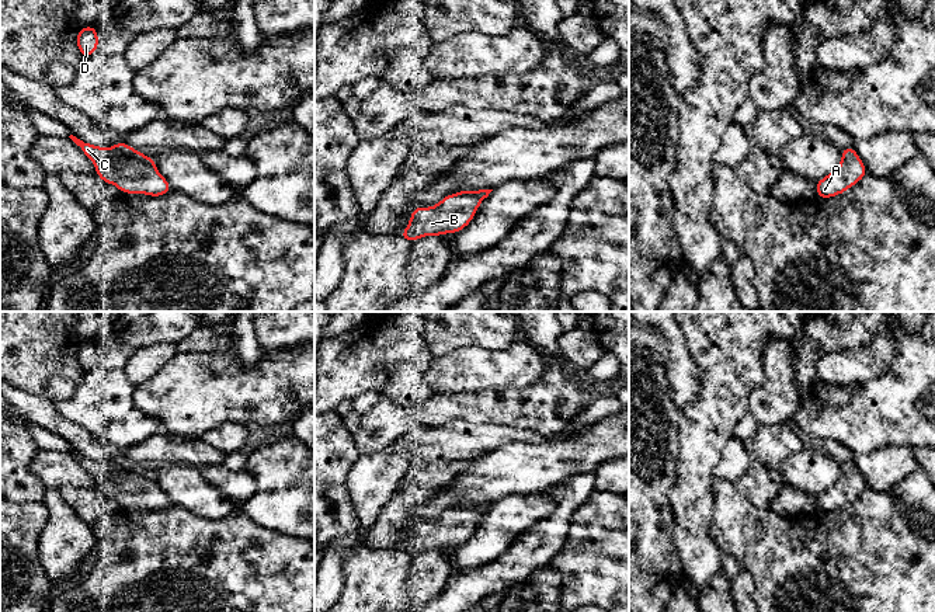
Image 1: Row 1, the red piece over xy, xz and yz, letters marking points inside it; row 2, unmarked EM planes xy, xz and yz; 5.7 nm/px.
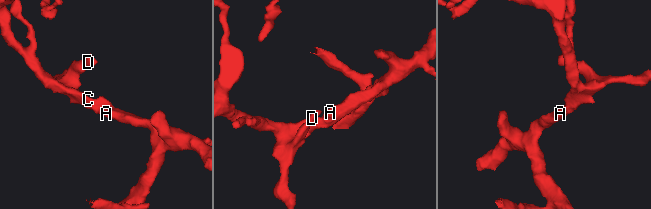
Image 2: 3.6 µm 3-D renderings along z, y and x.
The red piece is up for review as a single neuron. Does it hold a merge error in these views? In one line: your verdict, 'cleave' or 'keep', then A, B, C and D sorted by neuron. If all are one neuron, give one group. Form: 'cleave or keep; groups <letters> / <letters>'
keep; groups A B C D

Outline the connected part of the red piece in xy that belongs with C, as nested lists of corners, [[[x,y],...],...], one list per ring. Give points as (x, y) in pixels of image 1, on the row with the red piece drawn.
[[[73,135],[69,138],[94,163],[95,174],[104,182],[114,184],[121,192],[161,197],[173,191],[157,171],[154,160],[125,142],[119,140],[114,147],[98,147]]]

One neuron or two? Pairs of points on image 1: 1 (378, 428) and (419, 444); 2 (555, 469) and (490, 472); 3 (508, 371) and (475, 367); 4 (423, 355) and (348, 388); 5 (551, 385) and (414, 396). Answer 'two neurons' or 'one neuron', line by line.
1: two neurons
2: one neuron
3: one neuron
4: one neuron
5: two neurons

